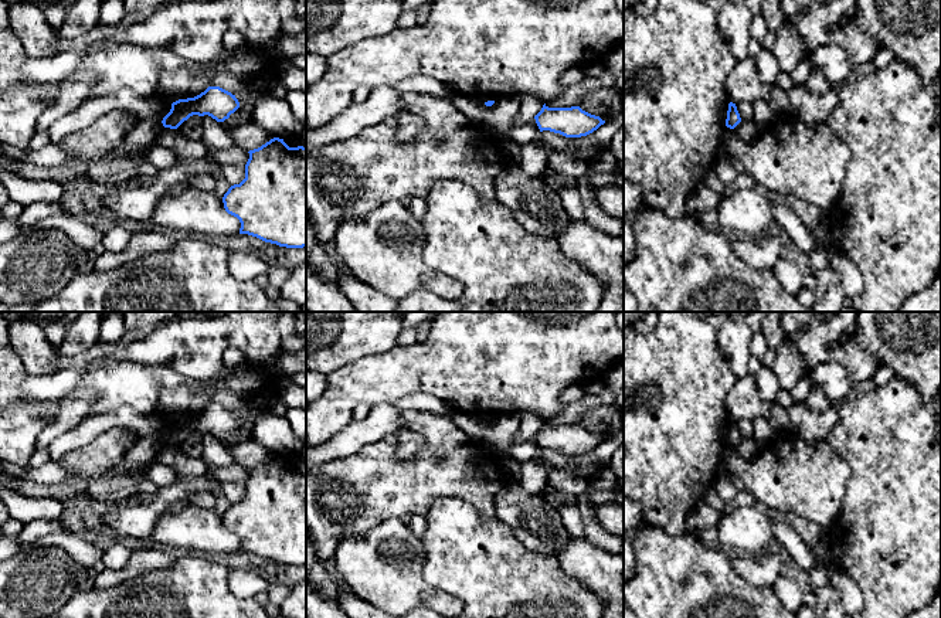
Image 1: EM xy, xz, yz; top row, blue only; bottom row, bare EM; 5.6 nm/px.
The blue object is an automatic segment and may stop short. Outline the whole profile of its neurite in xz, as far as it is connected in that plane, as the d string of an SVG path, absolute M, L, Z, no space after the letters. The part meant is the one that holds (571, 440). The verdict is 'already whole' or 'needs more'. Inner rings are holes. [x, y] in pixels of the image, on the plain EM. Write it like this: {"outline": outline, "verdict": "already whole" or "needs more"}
{"outline": "M546 421L534 437L540 449L550 448L565 455L587 454L605 441L599 434L582 428L580 424L548 425Z", "verdict": "already whole"}

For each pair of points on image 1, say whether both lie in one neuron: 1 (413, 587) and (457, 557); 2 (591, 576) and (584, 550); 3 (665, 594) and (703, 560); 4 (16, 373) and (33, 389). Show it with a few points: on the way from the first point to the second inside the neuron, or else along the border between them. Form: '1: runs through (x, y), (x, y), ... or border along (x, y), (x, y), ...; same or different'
1: border along (421, 546), (423, 576), (454, 597); different
2: runs through (591, 570), (584, 556); same
3: runs through (675, 584), (685, 573), (693, 569); same
4: border along (26, 374), (21, 390), (31, 399); different

